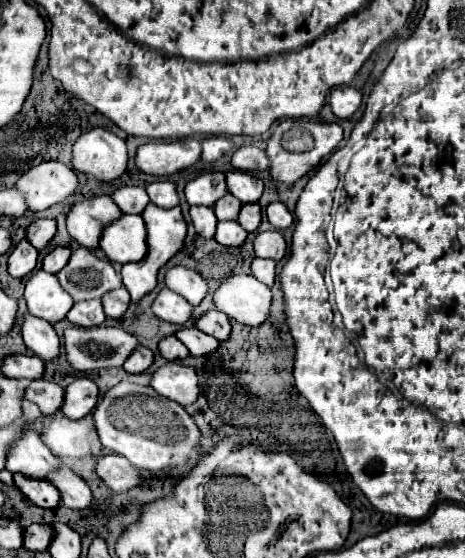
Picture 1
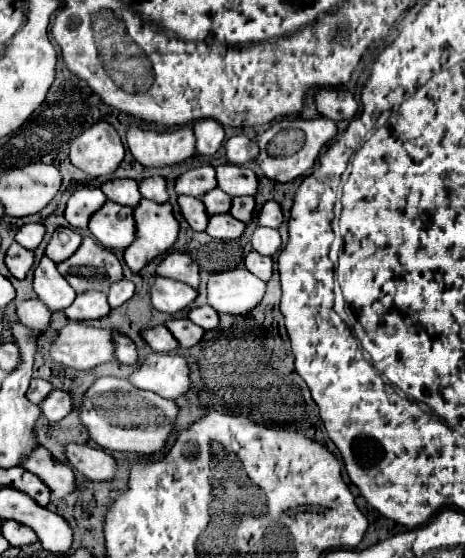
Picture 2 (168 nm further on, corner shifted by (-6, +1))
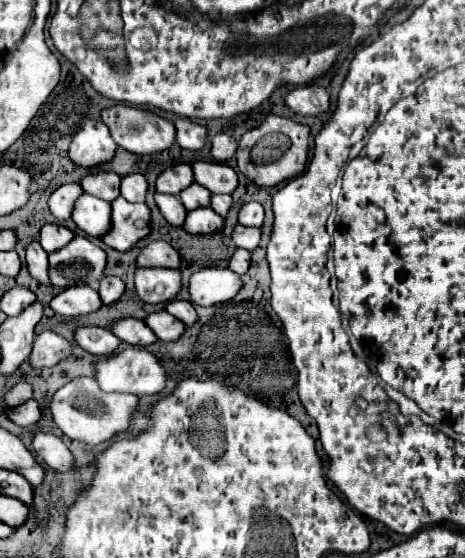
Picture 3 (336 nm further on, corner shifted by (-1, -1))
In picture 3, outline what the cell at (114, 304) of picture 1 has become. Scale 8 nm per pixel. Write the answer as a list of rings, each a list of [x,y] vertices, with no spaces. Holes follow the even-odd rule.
[[[104,277],[100,281],[98,293],[100,293],[100,299],[106,305],[110,305],[110,303],[114,303],[114,301],[118,301],[122,297],[122,293],[124,293],[124,281],[118,279],[118,277]]]

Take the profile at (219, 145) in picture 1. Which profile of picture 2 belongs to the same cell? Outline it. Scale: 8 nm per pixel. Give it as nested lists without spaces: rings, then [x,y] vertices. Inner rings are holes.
[[[213,119],[193,123],[193,133],[195,133],[195,149],[201,155],[215,155],[221,143],[225,141],[223,127]]]

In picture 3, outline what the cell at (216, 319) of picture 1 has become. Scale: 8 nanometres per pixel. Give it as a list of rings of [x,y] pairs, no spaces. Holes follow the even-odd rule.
[[[176,299],[176,301],[168,303],[166,311],[168,311],[170,315],[174,315],[176,319],[184,321],[186,325],[192,325],[192,321],[198,319],[198,313],[196,313],[196,309],[194,309],[194,305],[192,305],[190,301],[180,301],[180,299]]]

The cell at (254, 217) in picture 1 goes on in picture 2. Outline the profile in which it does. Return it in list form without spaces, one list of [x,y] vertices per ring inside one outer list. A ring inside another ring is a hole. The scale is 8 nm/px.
[[[233,197],[233,199],[231,199],[231,209],[229,209],[229,213],[231,213],[235,219],[247,223],[247,221],[253,217],[253,209],[255,209],[255,199],[253,199],[253,197]]]

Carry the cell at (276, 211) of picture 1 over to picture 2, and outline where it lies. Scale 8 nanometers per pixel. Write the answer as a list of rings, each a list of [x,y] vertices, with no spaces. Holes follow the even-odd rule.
[[[267,201],[259,211],[257,211],[257,225],[263,225],[263,227],[279,227],[283,221],[283,213],[281,213],[281,207],[279,203],[275,201]]]

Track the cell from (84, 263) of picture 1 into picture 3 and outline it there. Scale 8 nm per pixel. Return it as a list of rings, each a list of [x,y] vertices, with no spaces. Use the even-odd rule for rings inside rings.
[[[74,237],[66,247],[48,255],[50,281],[54,287],[66,289],[72,285],[96,287],[104,277],[106,253],[86,237]]]

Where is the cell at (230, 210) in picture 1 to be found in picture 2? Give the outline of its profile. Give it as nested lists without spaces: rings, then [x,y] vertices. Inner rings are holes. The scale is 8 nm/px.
[[[217,187],[207,191],[203,197],[201,197],[203,205],[205,205],[205,211],[207,215],[217,215],[217,213],[227,213],[229,211],[229,205],[231,205],[231,197],[223,191],[219,191]]]

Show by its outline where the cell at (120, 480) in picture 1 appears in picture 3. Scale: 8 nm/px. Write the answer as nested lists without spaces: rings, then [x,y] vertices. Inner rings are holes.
[[[36,433],[34,449],[36,449],[36,453],[42,457],[42,461],[50,469],[62,471],[62,473],[74,469],[74,455],[72,455],[72,451],[56,435]]]

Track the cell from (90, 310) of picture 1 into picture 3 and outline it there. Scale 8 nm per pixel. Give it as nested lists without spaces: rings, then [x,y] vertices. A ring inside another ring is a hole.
[[[70,287],[60,291],[52,301],[50,307],[64,317],[78,317],[78,315],[88,315],[94,313],[102,307],[102,299],[96,289],[92,287]]]

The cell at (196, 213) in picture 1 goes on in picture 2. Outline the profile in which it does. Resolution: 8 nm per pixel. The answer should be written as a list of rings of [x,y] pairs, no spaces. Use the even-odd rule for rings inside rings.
[[[179,195],[177,201],[179,201],[179,211],[189,223],[189,227],[195,231],[205,231],[209,215],[203,211],[203,203],[197,197],[187,197],[187,195]]]

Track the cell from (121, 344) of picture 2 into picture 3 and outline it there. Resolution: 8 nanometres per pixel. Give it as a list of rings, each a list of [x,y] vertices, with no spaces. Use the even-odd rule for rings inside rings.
[[[80,327],[74,333],[74,341],[82,345],[82,349],[98,357],[110,357],[110,353],[114,353],[122,343],[118,337],[112,335],[110,329],[104,327]]]

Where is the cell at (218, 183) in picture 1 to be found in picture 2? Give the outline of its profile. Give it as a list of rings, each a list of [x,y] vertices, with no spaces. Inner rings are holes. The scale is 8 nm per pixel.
[[[211,165],[195,167],[191,171],[181,173],[175,179],[175,191],[177,191],[177,195],[203,197],[211,189],[215,189],[215,171],[213,171]]]

